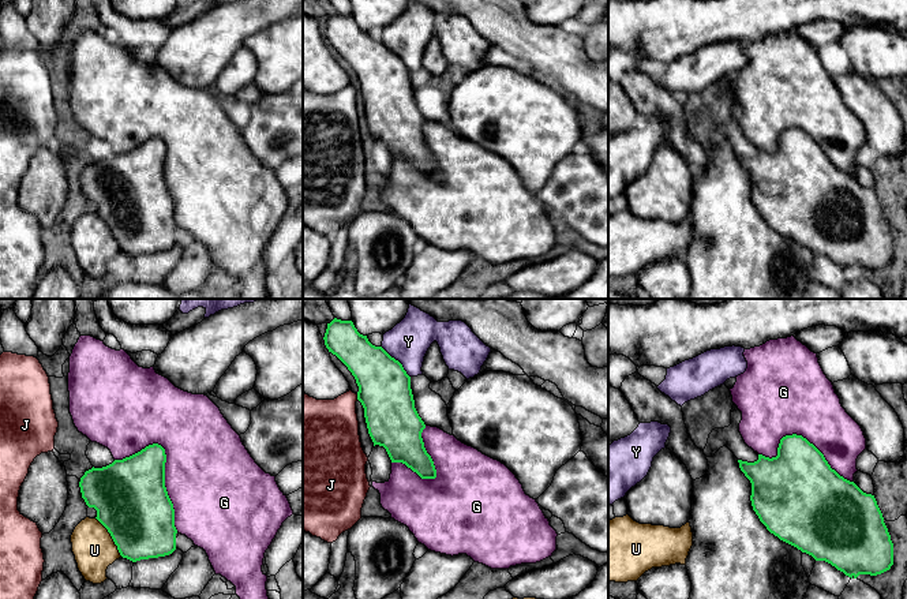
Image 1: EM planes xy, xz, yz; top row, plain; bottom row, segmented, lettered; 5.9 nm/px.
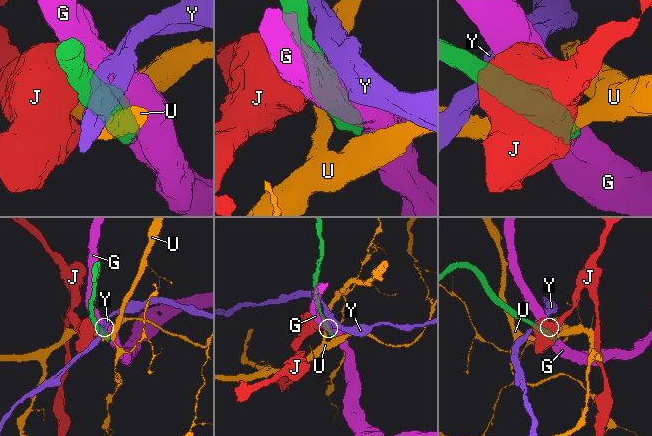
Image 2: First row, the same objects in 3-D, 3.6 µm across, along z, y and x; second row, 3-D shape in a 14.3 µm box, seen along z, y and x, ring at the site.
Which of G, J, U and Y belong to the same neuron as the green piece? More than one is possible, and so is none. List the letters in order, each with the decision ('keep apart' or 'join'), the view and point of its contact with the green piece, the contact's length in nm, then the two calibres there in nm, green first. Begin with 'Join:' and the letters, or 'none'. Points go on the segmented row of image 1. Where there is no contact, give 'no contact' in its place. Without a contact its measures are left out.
Join: G
G: join; meets green in xy at (164, 465); contact 550 nm long; 400 nm thick on the green side, 480 nm on the other
J: keep apart; meets green in xz at (358, 397); contact 30 nm long; 300 nm thick on the green side, 360 nm on the other
U: keep apart; meets green in xy at (111, 535); contact 280 nm long; 440 nm thick on the green side, 240 nm on the other
Y: keep apart; meets green in xz at (397, 360); contact 260 nm long; 300 nm thick on the green side, 240 nm on the other

